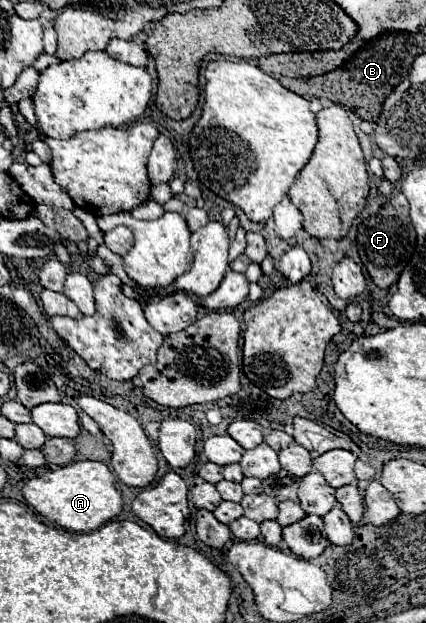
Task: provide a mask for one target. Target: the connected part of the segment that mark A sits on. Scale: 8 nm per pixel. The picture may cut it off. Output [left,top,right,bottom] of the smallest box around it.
[22,461,122,533]

